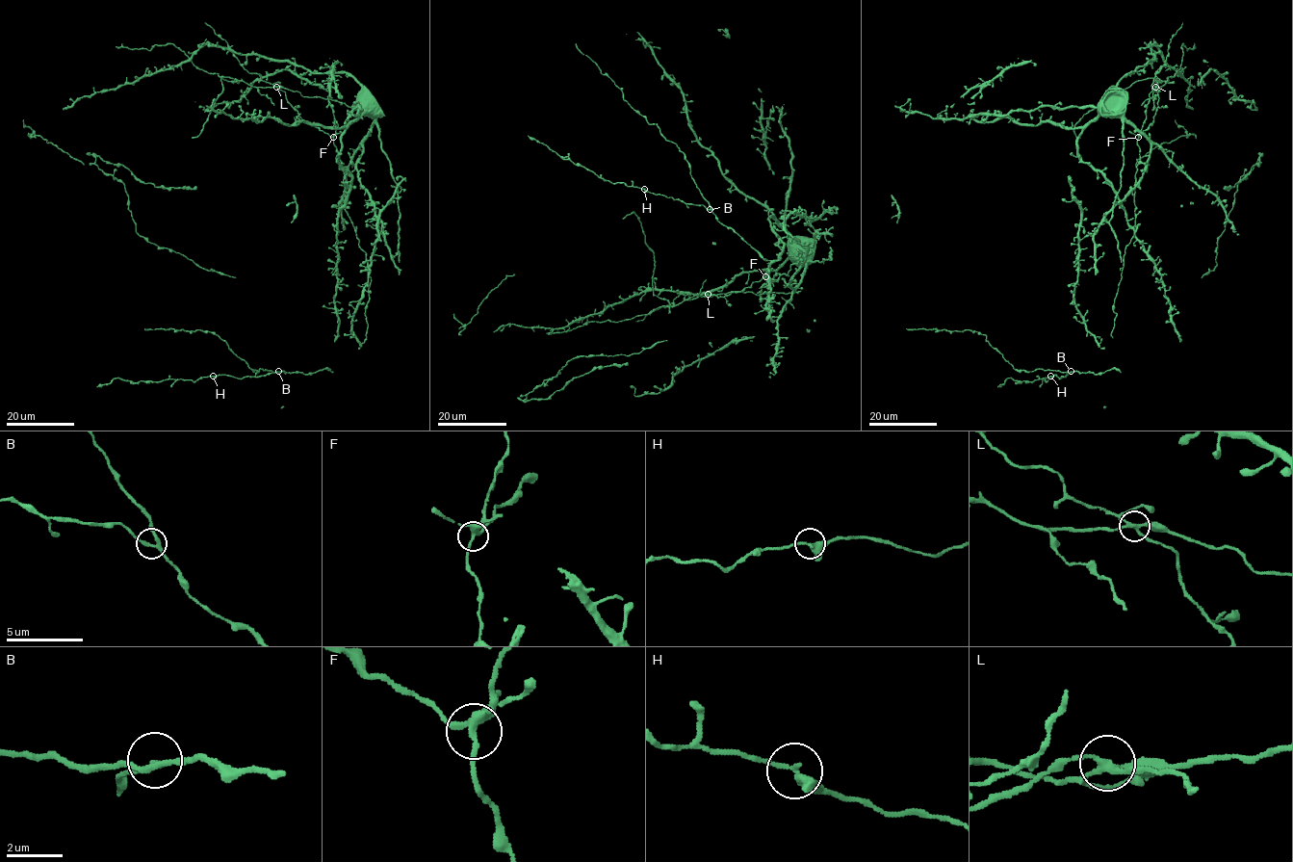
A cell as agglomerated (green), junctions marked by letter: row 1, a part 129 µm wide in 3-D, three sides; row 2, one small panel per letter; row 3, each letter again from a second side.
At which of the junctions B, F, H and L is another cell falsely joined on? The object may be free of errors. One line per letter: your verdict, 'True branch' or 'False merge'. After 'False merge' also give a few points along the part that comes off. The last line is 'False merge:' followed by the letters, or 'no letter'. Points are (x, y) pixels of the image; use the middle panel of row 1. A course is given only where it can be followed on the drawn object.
B: True branch
F: True branch
H: True branch
L: False merge
False merge: L

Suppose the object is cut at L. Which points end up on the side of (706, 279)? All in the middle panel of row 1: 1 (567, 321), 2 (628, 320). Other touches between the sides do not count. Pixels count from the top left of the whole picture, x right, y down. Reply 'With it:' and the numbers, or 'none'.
With it: 2

